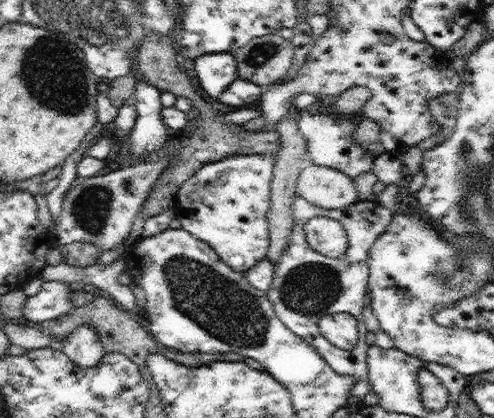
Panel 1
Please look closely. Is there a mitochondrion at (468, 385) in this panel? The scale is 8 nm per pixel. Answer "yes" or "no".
no

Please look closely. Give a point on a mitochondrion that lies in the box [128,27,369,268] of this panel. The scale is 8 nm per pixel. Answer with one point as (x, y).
(262, 53)

